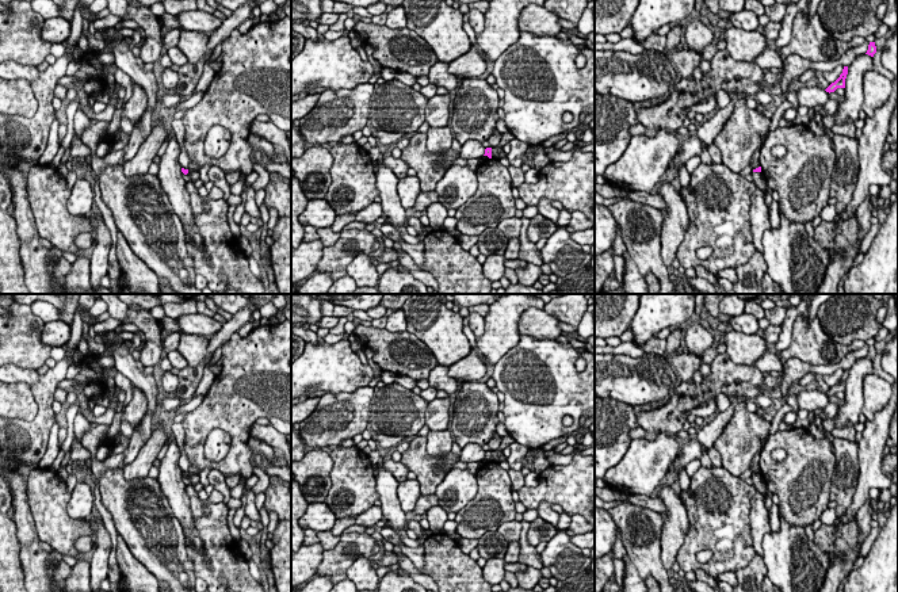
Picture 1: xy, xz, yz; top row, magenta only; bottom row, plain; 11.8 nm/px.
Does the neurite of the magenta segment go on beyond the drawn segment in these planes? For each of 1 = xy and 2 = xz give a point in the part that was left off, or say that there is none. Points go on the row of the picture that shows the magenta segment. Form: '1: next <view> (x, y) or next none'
1: next none
2: next none

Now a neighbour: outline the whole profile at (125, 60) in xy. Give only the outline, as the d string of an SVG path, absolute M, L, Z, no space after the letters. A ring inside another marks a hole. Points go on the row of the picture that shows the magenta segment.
M108 27L100 30L99 33L103 35L106 45L112 49L116 68L127 73L130 79L145 91L148 108L154 111L158 106L160 89L153 70L144 69L145 62L133 54L125 35L110 35Z

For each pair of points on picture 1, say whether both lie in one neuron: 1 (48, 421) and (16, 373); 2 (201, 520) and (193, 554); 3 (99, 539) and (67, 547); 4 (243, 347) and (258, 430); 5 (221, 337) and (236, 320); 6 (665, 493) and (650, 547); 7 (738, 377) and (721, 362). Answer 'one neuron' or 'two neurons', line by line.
1: one neuron
2: one neuron
3: two neurons
4: two neurons
5: one neuron
6: two neurons
7: one neuron

